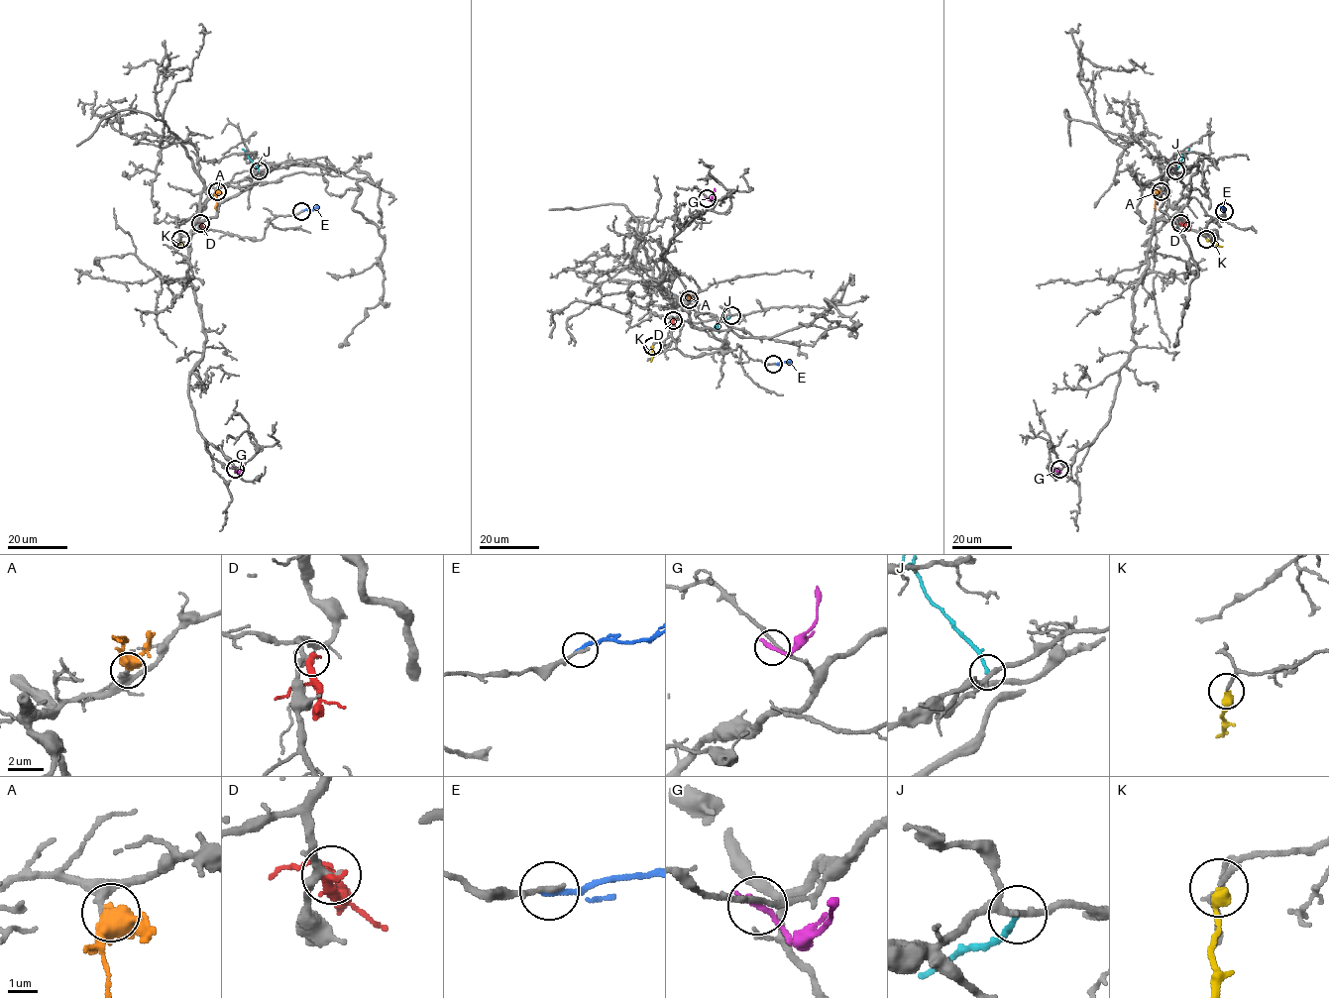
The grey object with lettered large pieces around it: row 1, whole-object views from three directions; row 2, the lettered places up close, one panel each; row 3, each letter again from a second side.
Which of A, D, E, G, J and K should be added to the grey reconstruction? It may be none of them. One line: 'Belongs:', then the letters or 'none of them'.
Belongs: K

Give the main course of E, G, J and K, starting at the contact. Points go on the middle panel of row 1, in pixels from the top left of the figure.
E: (773, 364), (791, 360)
G: (707, 198), (710, 200), (715, 193), (715, 188)
J: (730, 315), (718, 325), (719, 333)
K: (652, 346), (650, 361)

